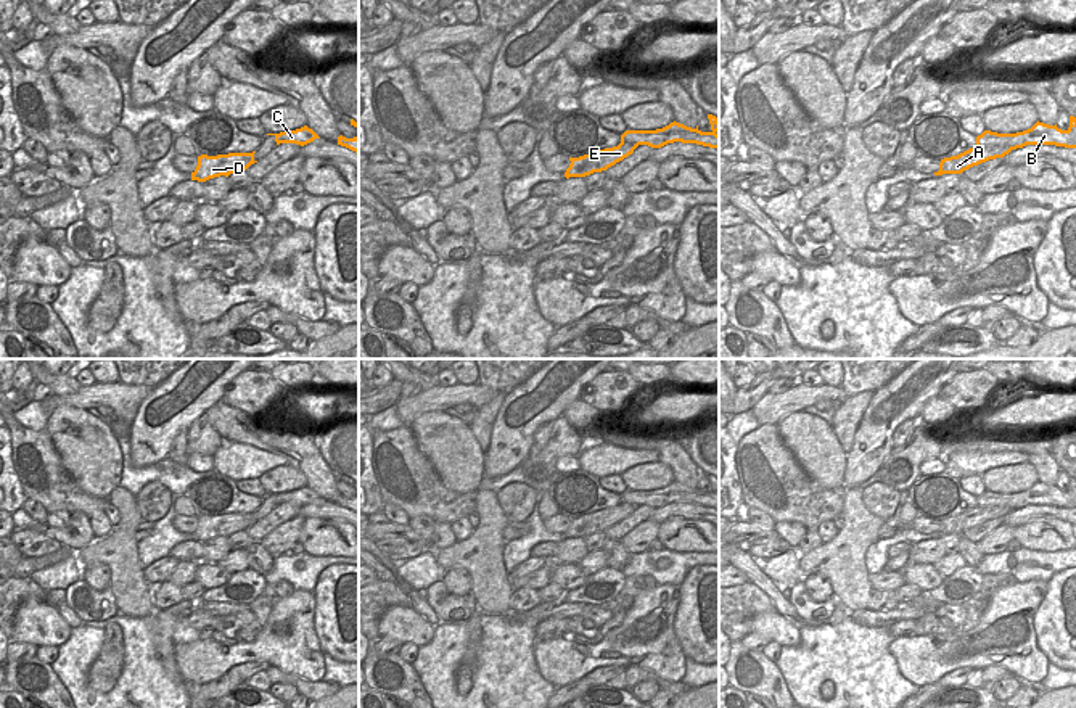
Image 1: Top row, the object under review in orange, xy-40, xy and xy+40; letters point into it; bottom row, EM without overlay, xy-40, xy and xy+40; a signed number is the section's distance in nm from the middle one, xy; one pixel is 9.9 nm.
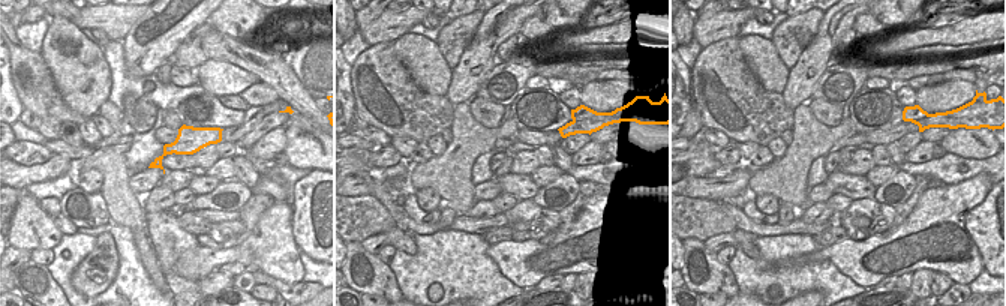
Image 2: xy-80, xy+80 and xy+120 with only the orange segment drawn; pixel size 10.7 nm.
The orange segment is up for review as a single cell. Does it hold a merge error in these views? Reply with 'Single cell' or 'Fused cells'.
Fused cells

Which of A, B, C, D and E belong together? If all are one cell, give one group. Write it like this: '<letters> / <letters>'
A D E / B C

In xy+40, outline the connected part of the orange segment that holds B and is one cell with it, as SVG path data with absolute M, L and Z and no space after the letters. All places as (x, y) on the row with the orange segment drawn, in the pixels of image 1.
M1036 122L1031 129L1016 134L997 134L984 130L976 137L976 146L1010 146L1012 150L1023 148L1026 145L1055 145L1065 148L1076 148L1076 140L1055 126Z

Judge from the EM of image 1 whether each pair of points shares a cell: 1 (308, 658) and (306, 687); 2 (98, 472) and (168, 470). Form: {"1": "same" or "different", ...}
{"1": "different", "2": "different"}

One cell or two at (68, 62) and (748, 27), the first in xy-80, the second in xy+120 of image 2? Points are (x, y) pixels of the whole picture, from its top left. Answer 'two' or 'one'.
two

